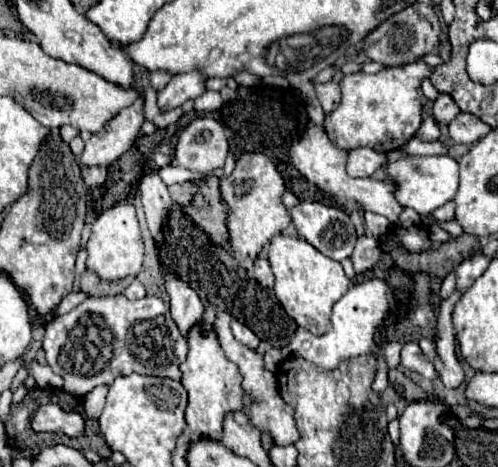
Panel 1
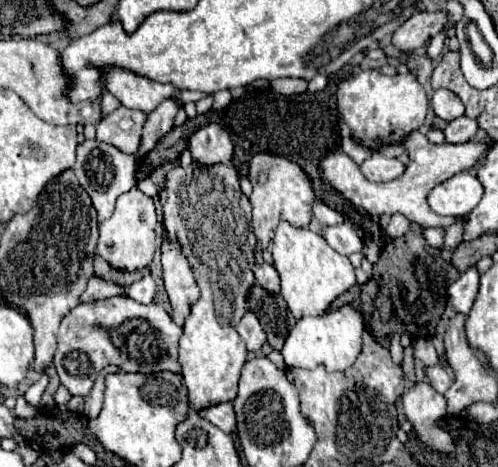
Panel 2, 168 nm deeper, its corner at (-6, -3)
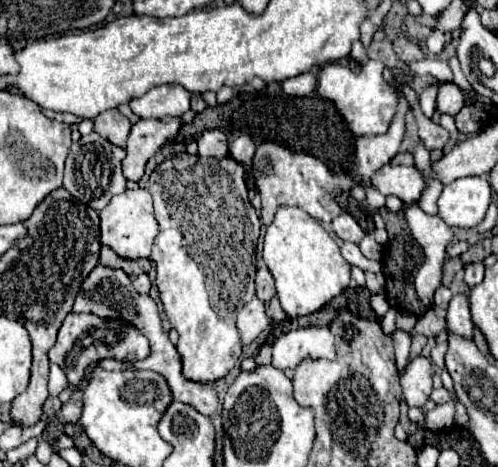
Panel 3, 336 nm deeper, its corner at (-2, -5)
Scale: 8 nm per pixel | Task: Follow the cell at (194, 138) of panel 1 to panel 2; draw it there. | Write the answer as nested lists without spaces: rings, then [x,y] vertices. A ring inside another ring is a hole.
[[[208,124],[196,130],[190,138],[190,152],[194,162],[204,166],[212,164],[230,164],[232,162],[232,140],[226,130],[218,124]]]

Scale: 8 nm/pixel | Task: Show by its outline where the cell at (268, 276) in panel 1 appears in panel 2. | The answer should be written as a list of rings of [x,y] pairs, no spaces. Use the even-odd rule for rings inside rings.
[[[192,162],[190,166],[174,166],[164,180],[166,184],[160,190],[164,208],[162,230],[188,258],[200,288],[200,298],[190,306],[190,316],[184,324],[178,356],[190,408],[196,410],[236,398],[240,370],[246,362],[246,346],[236,332],[236,324],[248,312],[248,292],[254,286],[254,274],[256,284],[270,294],[280,292],[280,276],[272,264],[260,264],[252,272],[252,206],[240,190],[234,166],[202,166]]]

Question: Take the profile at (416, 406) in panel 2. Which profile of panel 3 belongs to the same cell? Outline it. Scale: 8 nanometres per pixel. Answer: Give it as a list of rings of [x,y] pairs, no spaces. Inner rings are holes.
[[[424,356],[414,358],[402,372],[402,392],[404,400],[410,408],[424,408],[428,402],[428,396],[432,392],[432,362]]]

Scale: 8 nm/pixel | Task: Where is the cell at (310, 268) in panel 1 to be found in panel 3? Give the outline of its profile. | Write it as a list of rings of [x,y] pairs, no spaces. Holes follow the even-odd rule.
[[[282,206],[264,236],[264,262],[276,280],[278,298],[288,318],[320,310],[350,284],[350,264],[342,258],[334,238],[304,210]]]

